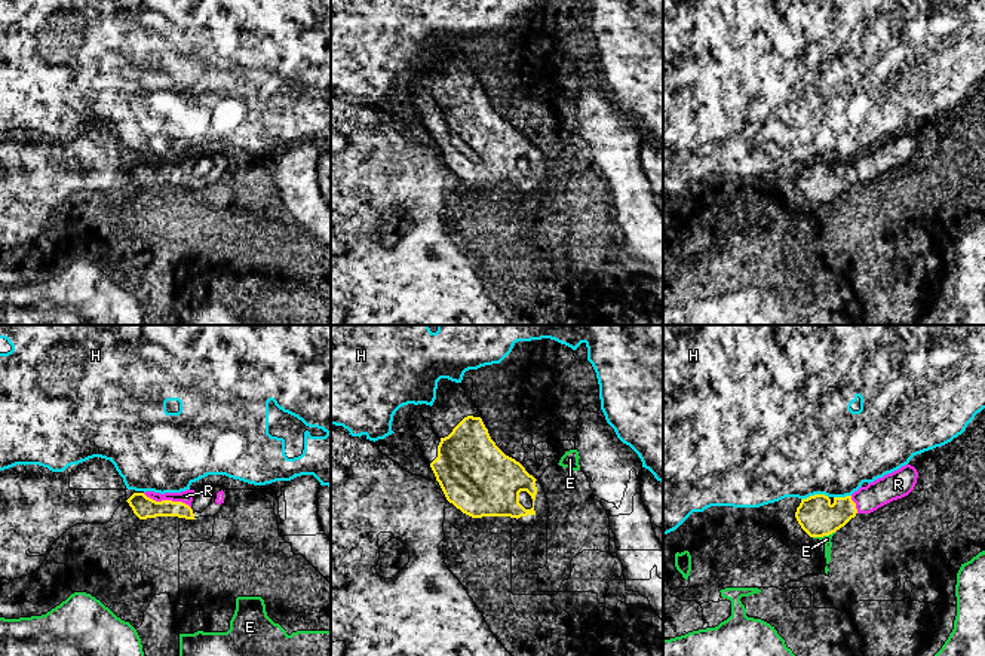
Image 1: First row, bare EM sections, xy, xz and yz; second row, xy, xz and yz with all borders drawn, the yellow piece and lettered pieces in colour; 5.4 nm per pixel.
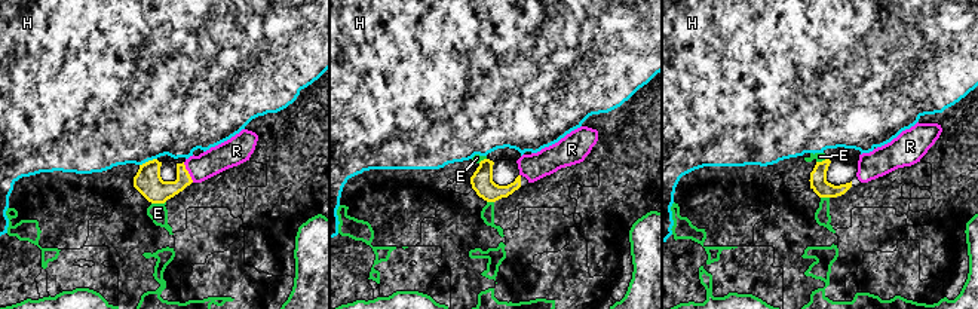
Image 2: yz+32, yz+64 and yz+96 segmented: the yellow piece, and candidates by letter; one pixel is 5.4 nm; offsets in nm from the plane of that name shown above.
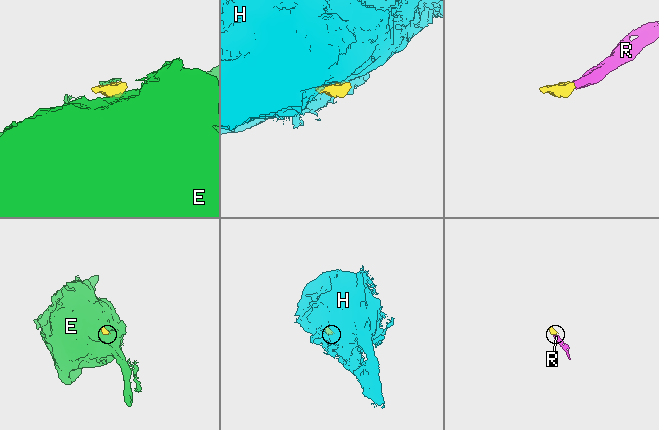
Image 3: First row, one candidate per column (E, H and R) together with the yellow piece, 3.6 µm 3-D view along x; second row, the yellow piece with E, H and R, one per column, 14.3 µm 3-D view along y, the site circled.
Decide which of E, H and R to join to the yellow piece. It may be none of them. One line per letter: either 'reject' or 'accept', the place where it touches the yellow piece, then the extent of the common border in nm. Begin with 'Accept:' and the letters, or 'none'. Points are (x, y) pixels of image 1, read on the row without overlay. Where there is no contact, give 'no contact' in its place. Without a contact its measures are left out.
Accept: R
E: reject | yz (824, 202) | 120 nm
H: reject | yz (815, 162) | 150 nm
R: accept | xy (166, 168) | 280 nm

